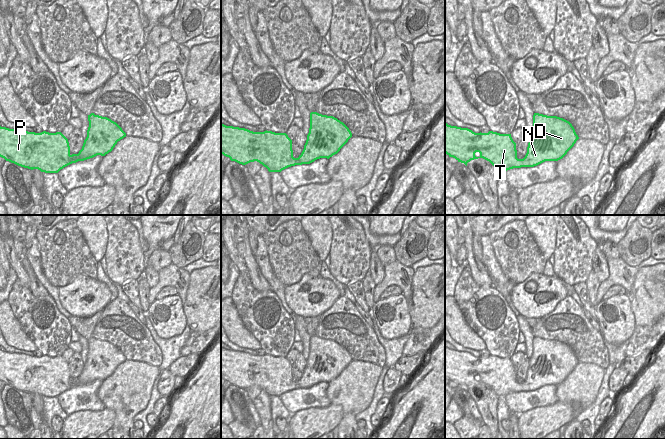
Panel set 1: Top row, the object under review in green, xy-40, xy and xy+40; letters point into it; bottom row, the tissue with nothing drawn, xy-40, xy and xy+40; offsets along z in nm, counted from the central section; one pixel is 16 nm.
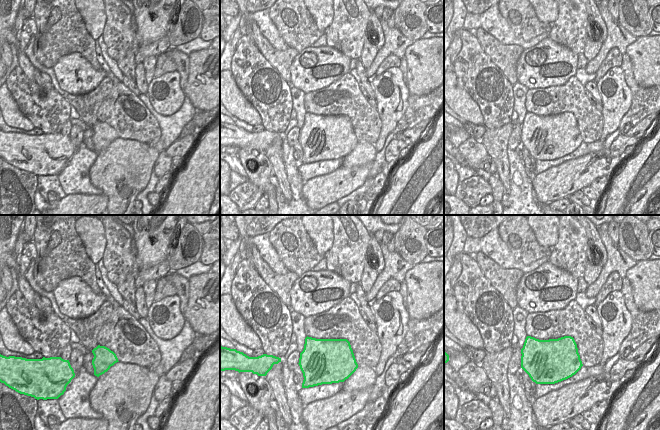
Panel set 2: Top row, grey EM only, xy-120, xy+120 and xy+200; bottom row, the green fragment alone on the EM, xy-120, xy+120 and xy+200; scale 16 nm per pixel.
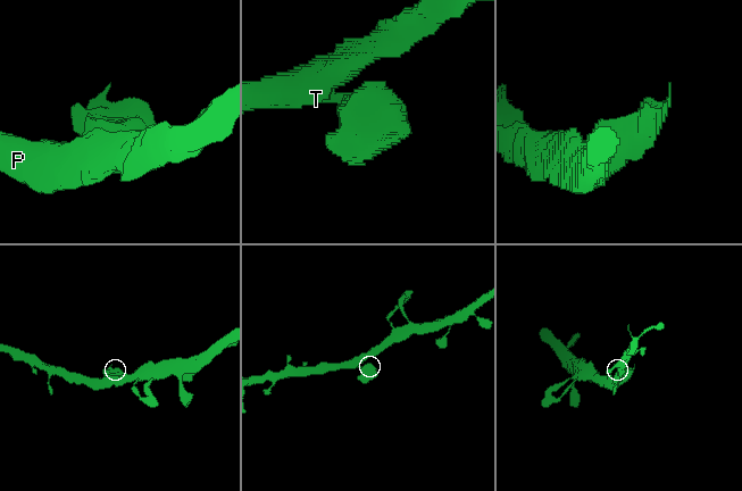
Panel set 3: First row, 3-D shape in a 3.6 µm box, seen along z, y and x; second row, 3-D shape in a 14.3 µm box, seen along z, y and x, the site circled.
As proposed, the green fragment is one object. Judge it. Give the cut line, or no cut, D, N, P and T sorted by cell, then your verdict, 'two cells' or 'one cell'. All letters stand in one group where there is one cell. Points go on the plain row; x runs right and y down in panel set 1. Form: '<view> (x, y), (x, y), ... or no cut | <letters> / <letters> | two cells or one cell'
no cut | D N P T | one cell

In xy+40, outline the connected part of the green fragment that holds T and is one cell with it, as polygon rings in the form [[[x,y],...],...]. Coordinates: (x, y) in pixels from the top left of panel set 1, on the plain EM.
[[[539,337],[533,339],[533,354],[529,359],[527,377],[523,383],[517,382],[516,367],[511,358],[475,357],[468,352],[451,350],[445,347],[445,377],[458,386],[467,387],[483,382],[489,385],[498,396],[506,396],[513,392],[534,391],[545,385],[558,385],[574,370],[579,363],[572,348],[557,340],[547,340]]]

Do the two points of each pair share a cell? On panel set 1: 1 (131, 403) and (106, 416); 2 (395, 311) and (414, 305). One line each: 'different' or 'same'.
1: different
2: different

